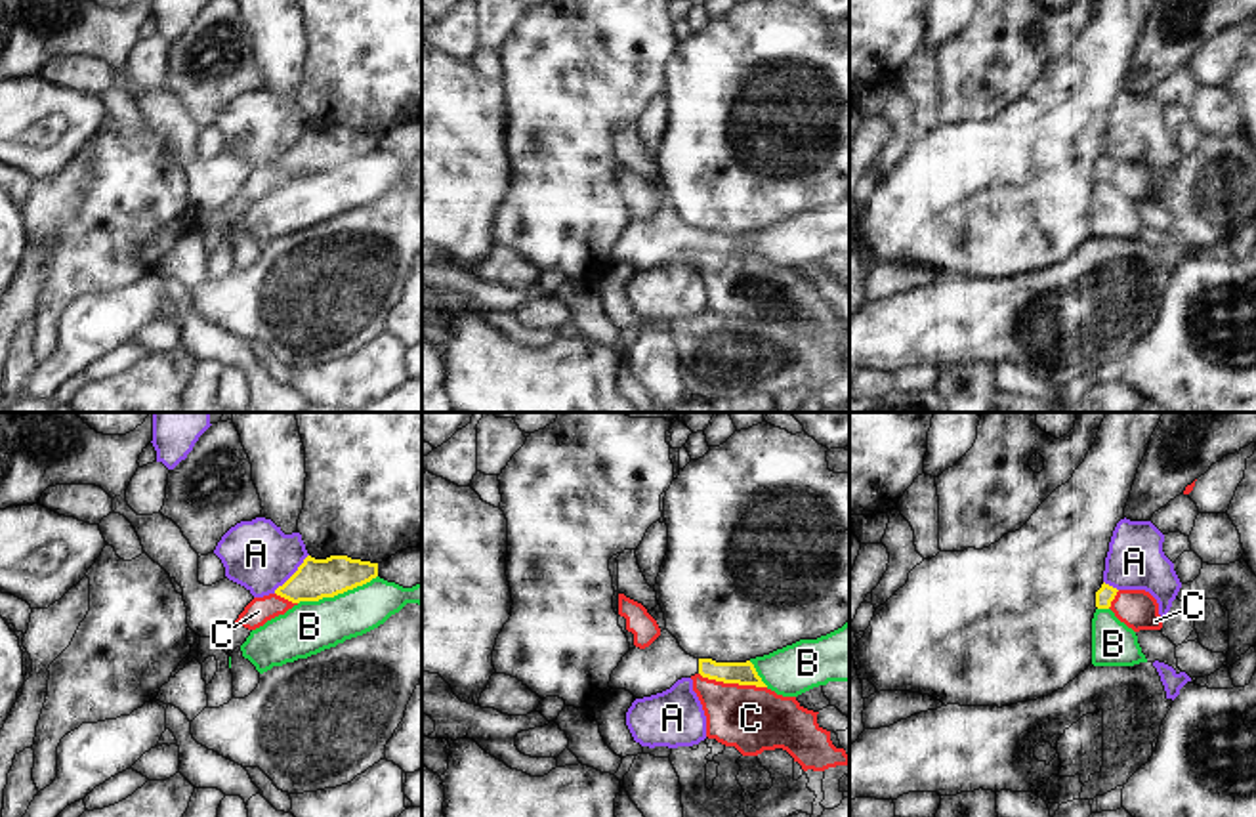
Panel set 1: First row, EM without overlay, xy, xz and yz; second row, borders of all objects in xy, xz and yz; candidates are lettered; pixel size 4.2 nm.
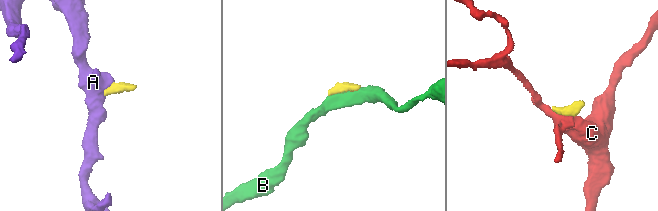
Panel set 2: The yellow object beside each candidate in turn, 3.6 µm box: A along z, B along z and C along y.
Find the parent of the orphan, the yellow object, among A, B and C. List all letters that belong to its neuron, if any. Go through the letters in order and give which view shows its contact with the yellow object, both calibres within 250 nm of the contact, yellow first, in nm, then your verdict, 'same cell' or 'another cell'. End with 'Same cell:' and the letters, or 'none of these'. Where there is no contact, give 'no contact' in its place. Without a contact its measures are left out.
A: xy | 170/300 nm | another cell
B: xy | 170/220 nm | another cell
C: xz | 100/280 nm | another cell
Same cell: none of these

